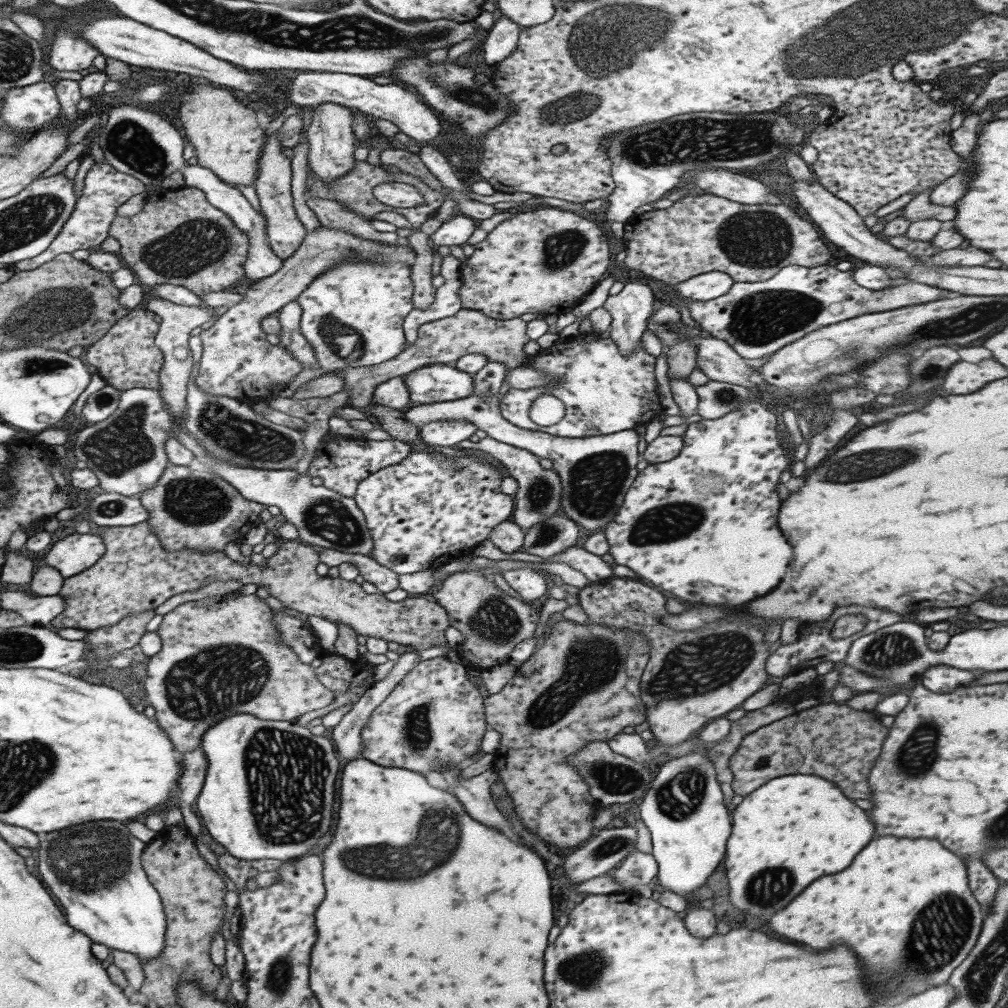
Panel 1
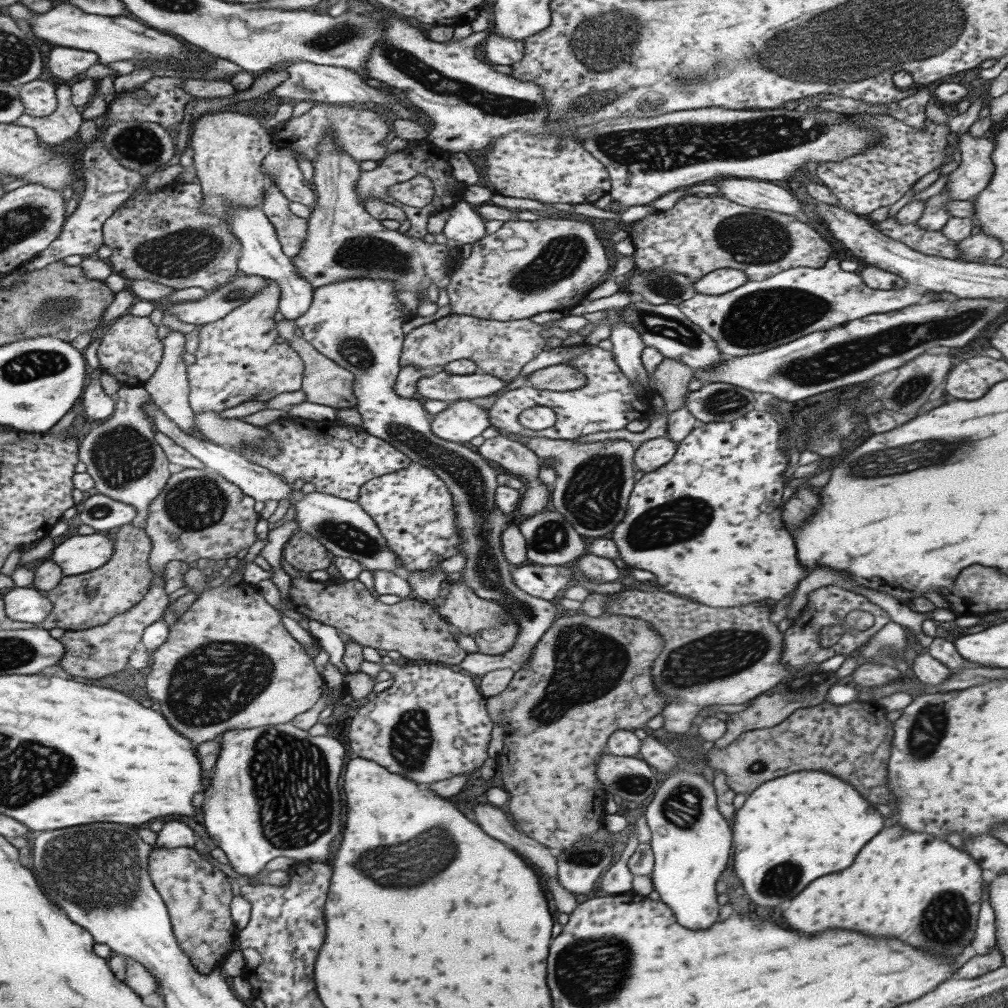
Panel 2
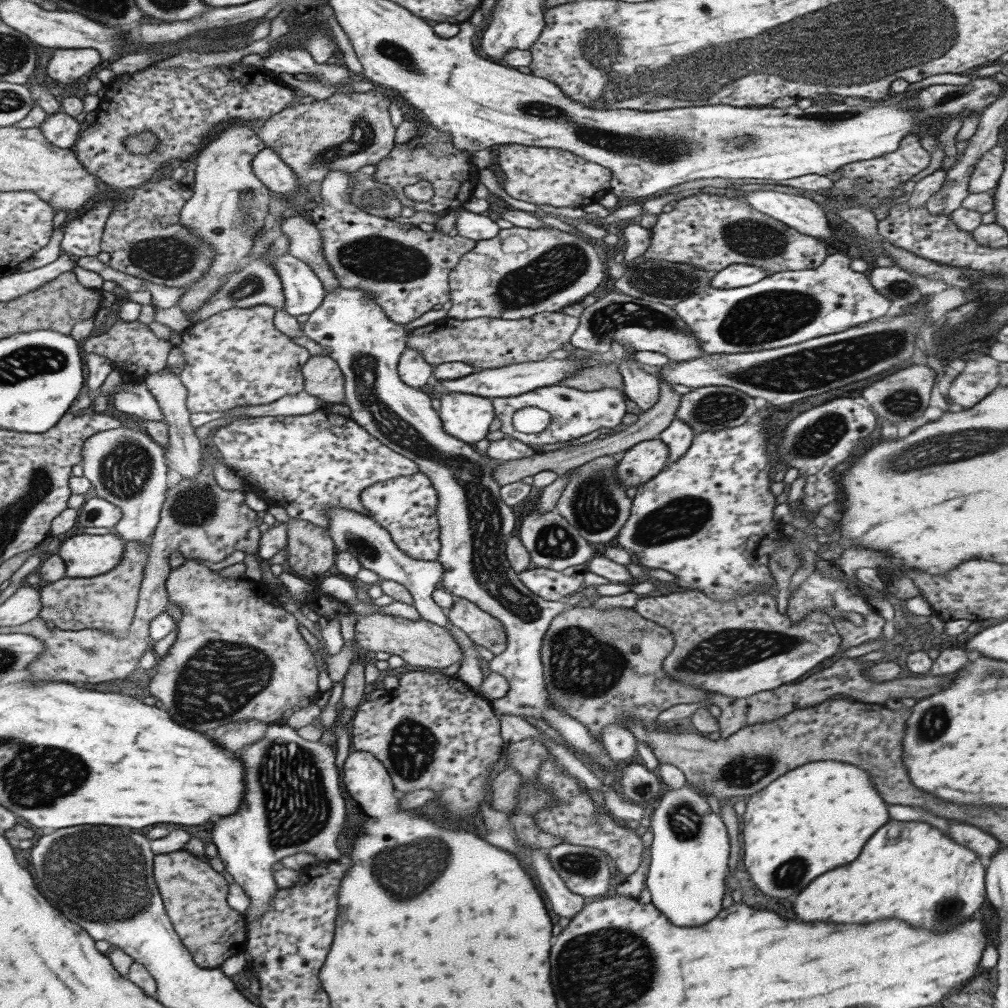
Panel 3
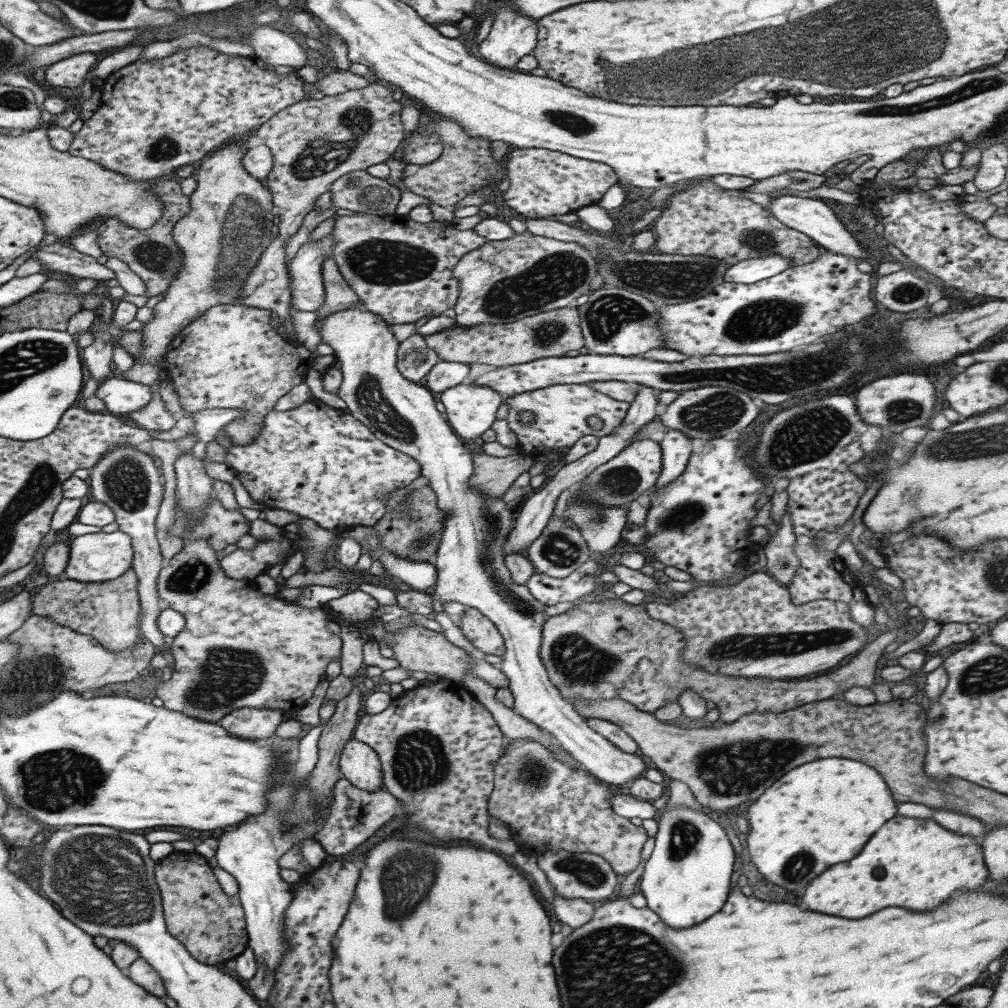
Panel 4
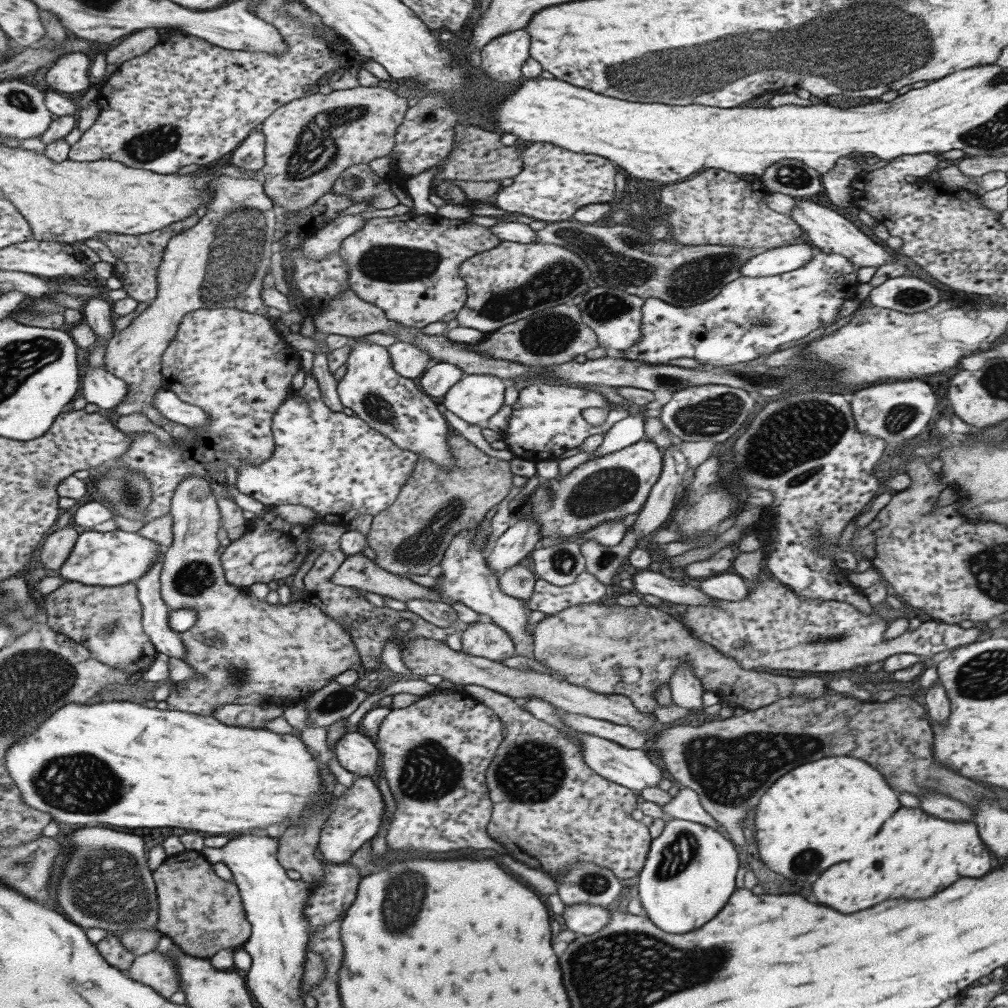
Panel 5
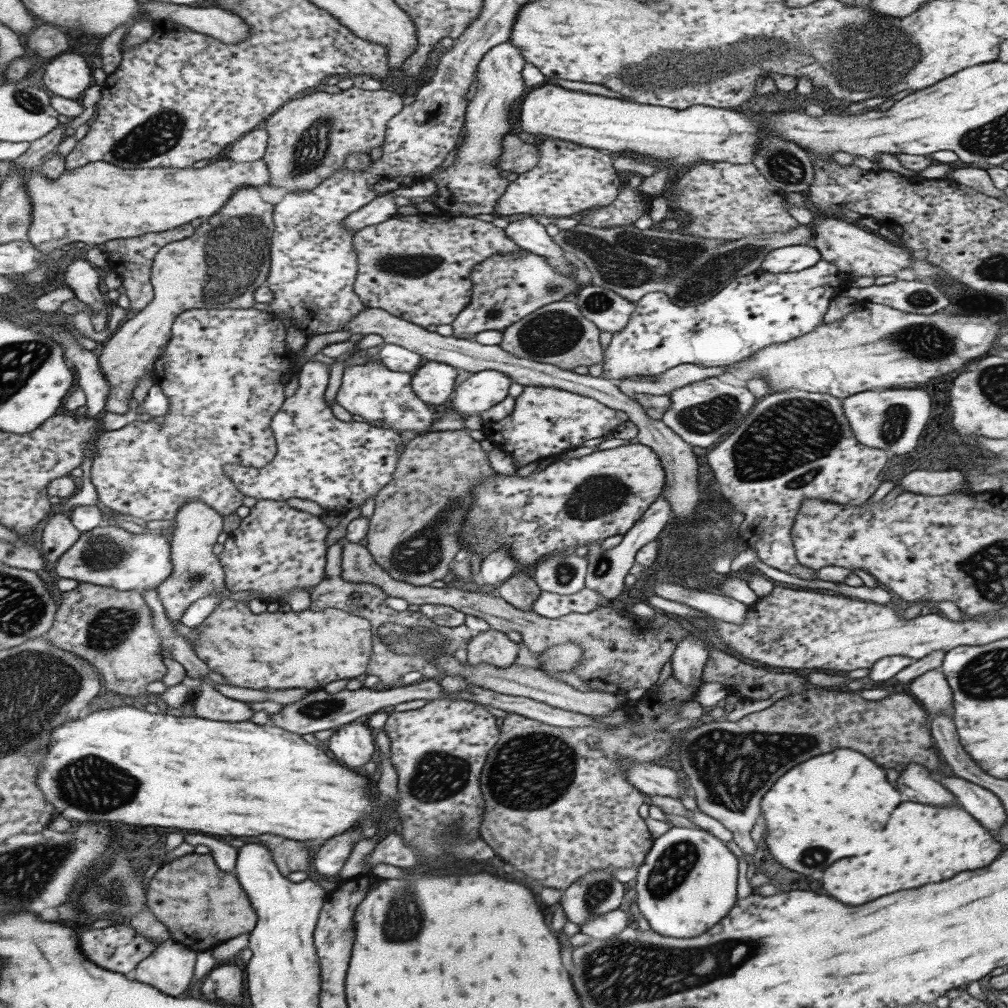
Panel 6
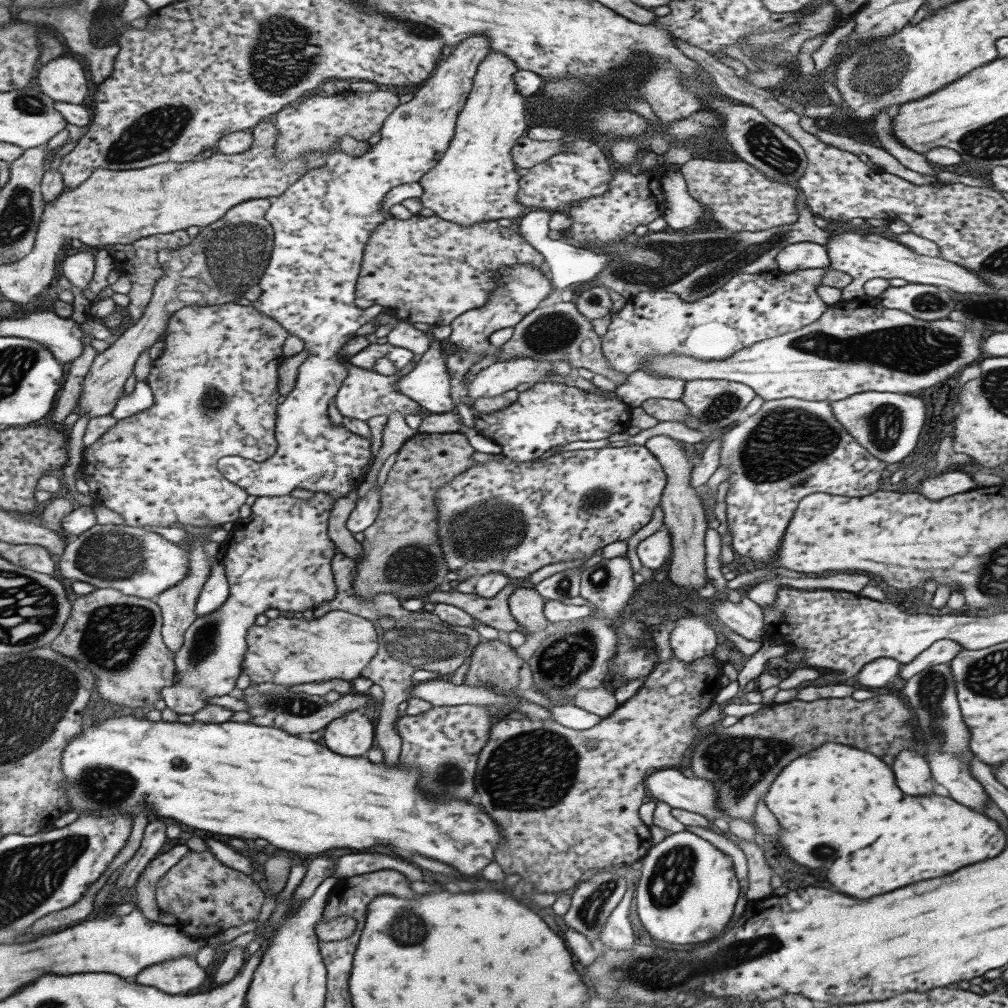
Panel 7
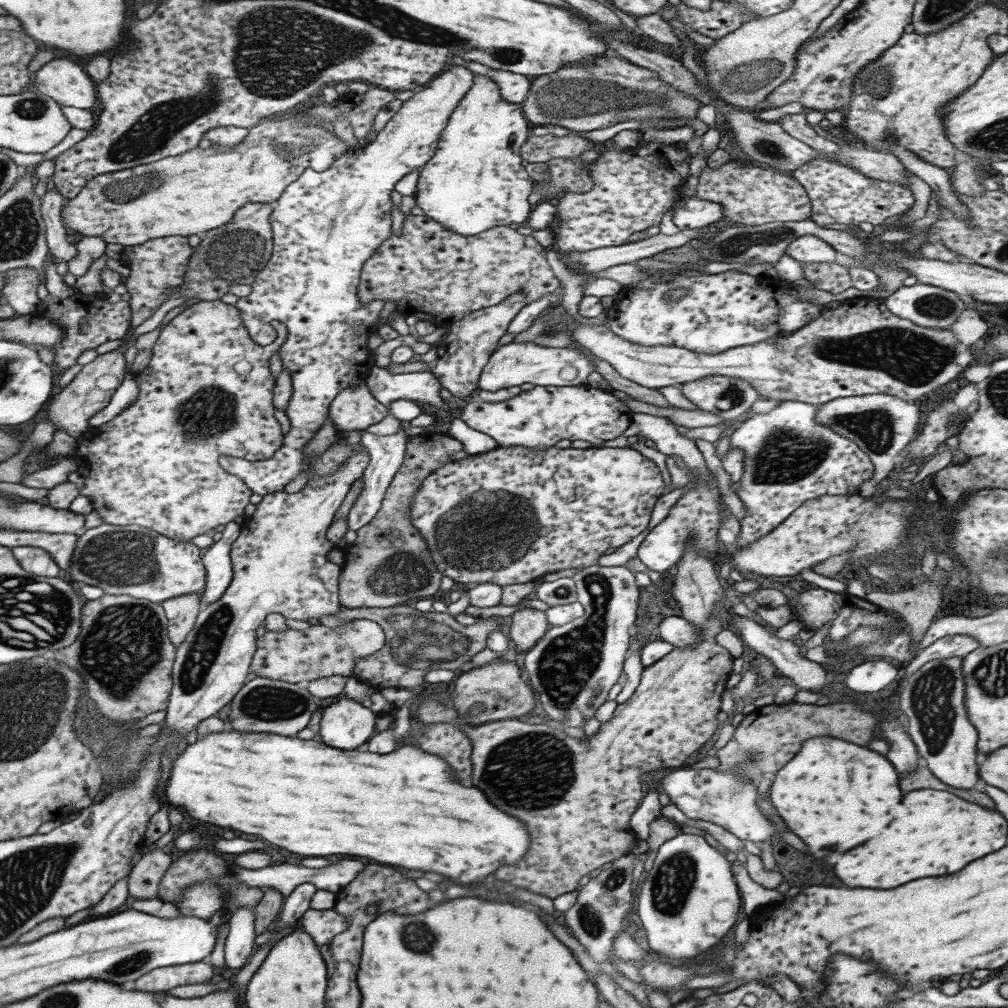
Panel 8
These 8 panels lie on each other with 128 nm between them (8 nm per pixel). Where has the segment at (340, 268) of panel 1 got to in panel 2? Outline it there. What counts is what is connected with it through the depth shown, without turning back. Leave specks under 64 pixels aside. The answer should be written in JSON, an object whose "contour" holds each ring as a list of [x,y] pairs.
{"contour":[[[352,278],[352,280],[342,280],[334,284],[324,284],[314,288],[314,298],[312,304],[304,315],[296,319],[295,325],[302,329],[302,338],[311,346],[320,352],[323,356],[336,362],[338,366],[354,374],[353,392],[357,399],[356,410],[362,416],[361,430],[366,431],[372,436],[378,436],[392,444],[396,450],[400,450],[403,456],[406,456],[412,463],[420,464],[422,467],[430,468],[440,480],[444,480],[446,488],[452,495],[452,506],[456,514],[456,524],[460,530],[460,545],[458,545],[458,554],[466,558],[466,565],[462,567],[461,572],[453,575],[459,578],[464,586],[472,588],[478,599],[490,600],[497,603],[502,608],[506,608],[511,614],[516,616],[520,631],[516,635],[516,641],[510,651],[502,655],[482,655],[480,653],[467,654],[466,658],[457,666],[466,674],[486,674],[502,668],[522,669],[542,635],[548,630],[555,621],[555,614],[558,614],[558,607],[550,600],[537,598],[522,589],[512,581],[512,572],[515,566],[511,565],[502,551],[502,532],[508,528],[510,518],[508,514],[498,509],[495,497],[496,490],[499,487],[497,476],[499,469],[484,459],[479,452],[474,452],[461,443],[446,441],[432,433],[430,422],[433,416],[424,409],[423,400],[415,398],[403,398],[395,392],[396,378],[401,370],[401,355],[403,352],[403,343],[405,340],[402,325],[405,323],[406,316],[402,314],[402,304],[396,298],[396,284],[390,280],[370,280],[370,278]]]}

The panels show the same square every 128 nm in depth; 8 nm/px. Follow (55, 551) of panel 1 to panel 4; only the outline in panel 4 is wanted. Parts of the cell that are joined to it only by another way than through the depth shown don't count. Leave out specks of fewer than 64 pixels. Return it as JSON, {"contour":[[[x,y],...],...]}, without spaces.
{"contour":[[[120,530],[110,533],[85,533],[70,538],[70,558],[61,577],[78,582],[106,582],[124,575],[124,572],[133,568],[133,560],[134,549],[130,535]]]}

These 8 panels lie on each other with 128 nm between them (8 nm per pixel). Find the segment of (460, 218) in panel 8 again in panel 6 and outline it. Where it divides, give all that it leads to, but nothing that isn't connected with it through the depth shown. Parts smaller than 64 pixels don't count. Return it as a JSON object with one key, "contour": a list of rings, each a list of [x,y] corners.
{"contour":[[[506,41],[490,48],[478,63],[475,78],[477,80],[476,93],[472,95],[466,107],[465,124],[466,135],[464,142],[458,147],[456,157],[446,169],[438,171],[429,179],[436,184],[436,190],[429,197],[420,198],[422,201],[432,202],[442,209],[443,214],[450,216],[468,216],[473,218],[478,214],[495,214],[494,208],[500,196],[506,192],[511,183],[502,176],[502,169],[496,167],[496,160],[502,156],[502,140],[507,133],[514,132],[515,111],[518,102],[525,96],[527,87],[522,78],[522,70],[526,60],[520,50]]]}

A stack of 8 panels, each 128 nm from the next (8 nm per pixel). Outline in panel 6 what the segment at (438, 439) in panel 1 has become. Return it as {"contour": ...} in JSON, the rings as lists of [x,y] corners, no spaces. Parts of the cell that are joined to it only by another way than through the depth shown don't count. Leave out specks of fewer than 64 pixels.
{"contour":[[[498,370],[473,373],[452,394],[452,409],[464,418],[479,415],[509,396],[513,380]]]}

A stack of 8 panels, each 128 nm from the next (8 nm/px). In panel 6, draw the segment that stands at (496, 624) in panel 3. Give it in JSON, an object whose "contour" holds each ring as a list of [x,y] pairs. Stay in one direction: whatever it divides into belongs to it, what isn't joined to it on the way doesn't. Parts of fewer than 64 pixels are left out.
{"contour":[[[492,628],[486,632],[476,632],[474,638],[467,642],[467,662],[472,666],[486,662],[496,668],[508,668],[520,652],[519,645],[510,640],[506,633]]]}

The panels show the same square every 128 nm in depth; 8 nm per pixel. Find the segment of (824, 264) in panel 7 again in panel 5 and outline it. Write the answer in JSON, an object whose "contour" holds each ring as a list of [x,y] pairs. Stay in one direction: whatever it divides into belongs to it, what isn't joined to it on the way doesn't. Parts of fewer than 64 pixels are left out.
{"contour":[[[807,244],[786,245],[757,253],[740,266],[740,275],[748,277],[774,276],[802,268],[808,264],[816,249]]]}

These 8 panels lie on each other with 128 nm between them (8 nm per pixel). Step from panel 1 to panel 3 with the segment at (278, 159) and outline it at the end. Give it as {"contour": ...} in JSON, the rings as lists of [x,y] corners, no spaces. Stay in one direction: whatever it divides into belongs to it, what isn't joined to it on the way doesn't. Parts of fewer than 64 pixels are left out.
{"contour":[[[305,214],[283,218],[280,228],[288,237],[288,254],[306,261],[322,281],[327,293],[341,288],[340,281],[322,253],[322,235]]]}

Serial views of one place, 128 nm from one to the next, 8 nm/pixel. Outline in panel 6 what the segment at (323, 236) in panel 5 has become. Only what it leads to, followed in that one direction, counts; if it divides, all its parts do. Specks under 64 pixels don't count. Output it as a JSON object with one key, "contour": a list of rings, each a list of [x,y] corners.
{"contour":[[[424,178],[424,180],[415,181],[411,185],[390,191],[389,194],[384,193],[384,195],[376,197],[372,202],[362,206],[350,216],[346,216],[346,219],[342,220],[342,226],[358,232],[364,227],[380,224],[398,215],[394,203],[396,196],[418,201],[420,198],[429,197],[436,189],[438,188],[436,188],[436,184],[432,180]]]}

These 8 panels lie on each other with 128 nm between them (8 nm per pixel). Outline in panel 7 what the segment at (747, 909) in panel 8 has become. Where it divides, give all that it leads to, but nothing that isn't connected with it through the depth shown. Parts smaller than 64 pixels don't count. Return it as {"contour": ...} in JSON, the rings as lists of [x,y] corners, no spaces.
{"contour":[[[687,826],[686,831],[704,838],[708,840],[708,842],[712,842],[712,845],[716,846],[718,850],[721,850],[724,854],[730,855],[734,862],[733,866],[736,879],[738,879],[743,886],[745,885],[748,879],[748,868],[747,858],[742,849],[734,845],[732,841],[727,840],[727,838],[717,830]]]}

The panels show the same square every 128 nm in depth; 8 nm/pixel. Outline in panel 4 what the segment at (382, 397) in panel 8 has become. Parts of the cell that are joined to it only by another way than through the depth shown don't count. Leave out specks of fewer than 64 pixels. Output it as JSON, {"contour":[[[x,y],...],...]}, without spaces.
{"contour":[[[460,362],[437,363],[426,375],[423,386],[430,392],[442,393],[465,380],[471,366]]]}

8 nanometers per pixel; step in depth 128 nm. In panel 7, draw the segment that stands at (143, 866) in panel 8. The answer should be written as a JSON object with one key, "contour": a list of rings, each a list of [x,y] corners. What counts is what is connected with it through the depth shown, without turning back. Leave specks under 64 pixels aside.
{"contour":[[[176,844],[172,848],[162,851],[154,857],[140,874],[136,886],[138,894],[138,908],[150,919],[160,923],[160,910],[156,904],[156,884],[162,879],[166,872],[170,871],[180,859],[189,851],[189,847],[182,844]]]}

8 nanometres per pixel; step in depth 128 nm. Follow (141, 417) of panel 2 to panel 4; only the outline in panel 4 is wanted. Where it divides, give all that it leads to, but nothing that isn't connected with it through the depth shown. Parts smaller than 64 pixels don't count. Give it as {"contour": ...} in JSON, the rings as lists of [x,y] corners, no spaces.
{"contour":[[[118,446],[110,450],[94,469],[90,469],[90,494],[96,501],[103,502],[112,508],[115,521],[120,531],[130,535],[132,548],[134,549],[133,568],[138,576],[138,594],[142,610],[140,630],[146,636],[148,642],[162,652],[164,648],[170,648],[170,640],[158,629],[158,616],[160,616],[160,598],[158,596],[157,583],[159,572],[162,570],[162,554],[156,538],[156,516],[160,509],[164,494],[162,471],[153,462],[148,454],[148,446]]]}

